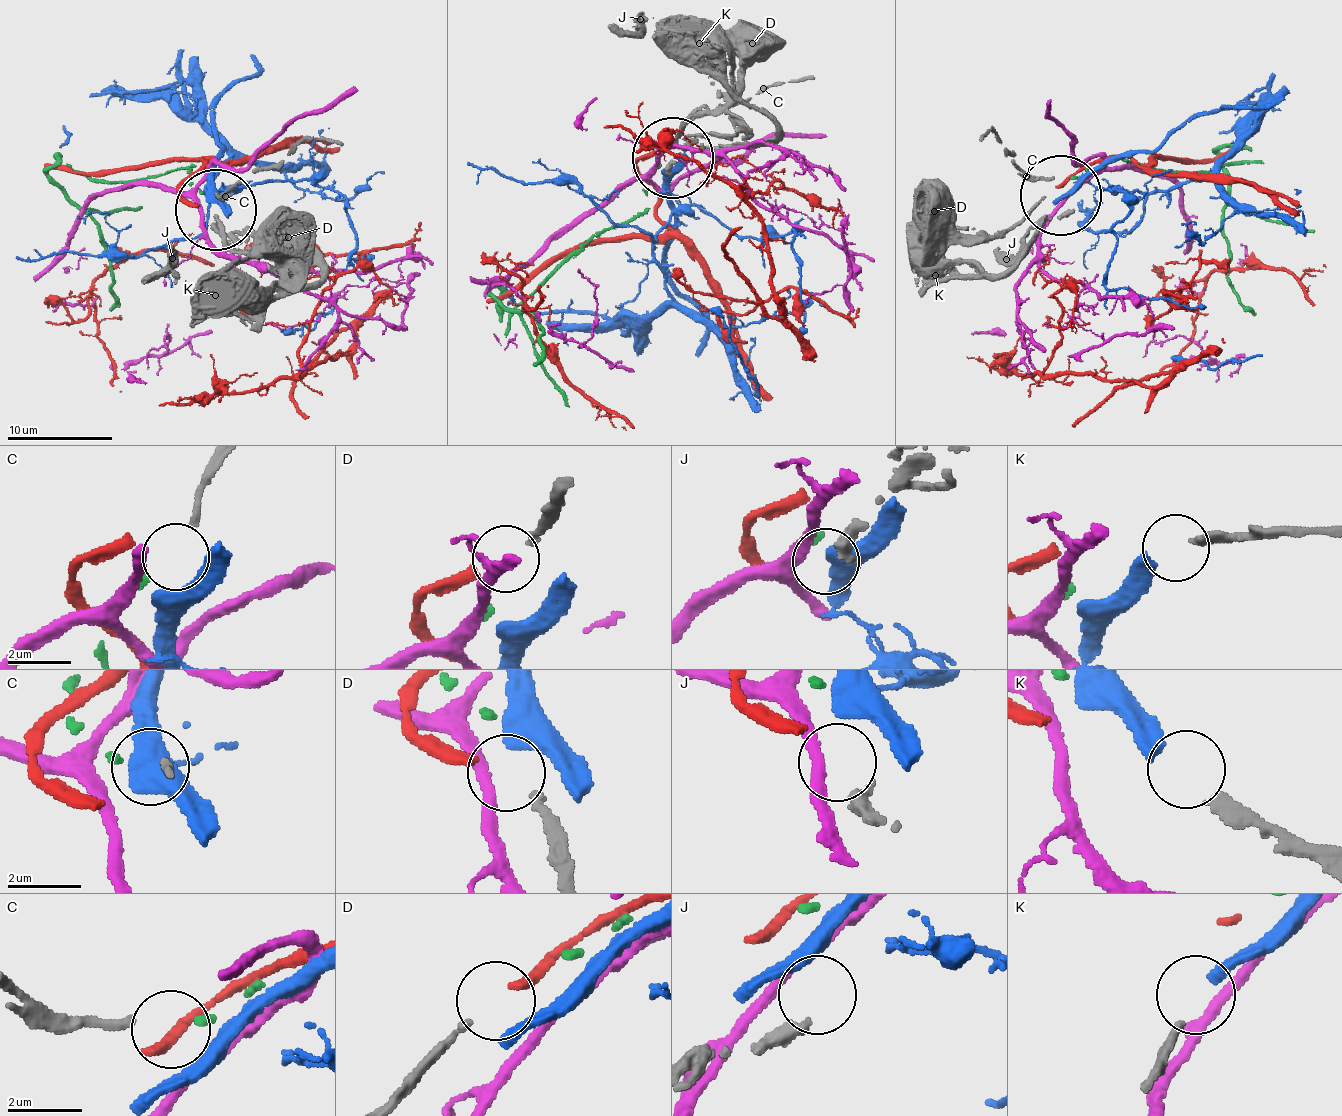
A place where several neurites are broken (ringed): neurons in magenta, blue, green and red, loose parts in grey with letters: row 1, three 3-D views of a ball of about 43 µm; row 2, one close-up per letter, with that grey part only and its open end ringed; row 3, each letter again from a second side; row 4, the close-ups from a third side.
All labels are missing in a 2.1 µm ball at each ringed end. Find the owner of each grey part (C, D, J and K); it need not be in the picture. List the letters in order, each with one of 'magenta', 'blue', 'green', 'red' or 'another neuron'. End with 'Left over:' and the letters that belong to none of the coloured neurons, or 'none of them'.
C: green
D: red
J: another neuron
K: blue
Left over: J

